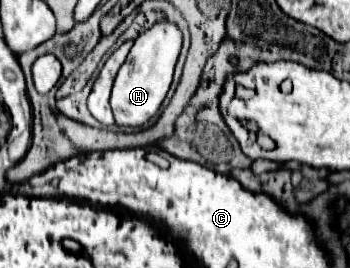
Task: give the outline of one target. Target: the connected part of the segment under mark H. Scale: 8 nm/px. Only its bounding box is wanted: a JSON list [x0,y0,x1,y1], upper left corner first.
[111,21,183,127]

